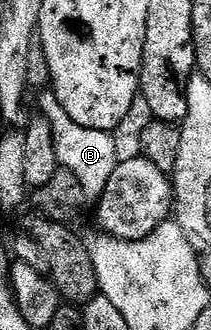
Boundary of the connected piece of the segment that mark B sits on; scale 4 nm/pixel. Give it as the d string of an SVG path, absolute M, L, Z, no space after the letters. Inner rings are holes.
M45 89L41 92L37 103L51 127L49 137L51 145L53 141L53 151L57 159L56 164L75 175L80 186L83 187L86 200L96 201L106 190L107 183L110 181L111 175L114 174L119 160L115 141L112 138L113 135L106 130L89 129L75 123L67 115L67 111L63 110L62 103L59 102L58 96L51 89Z

